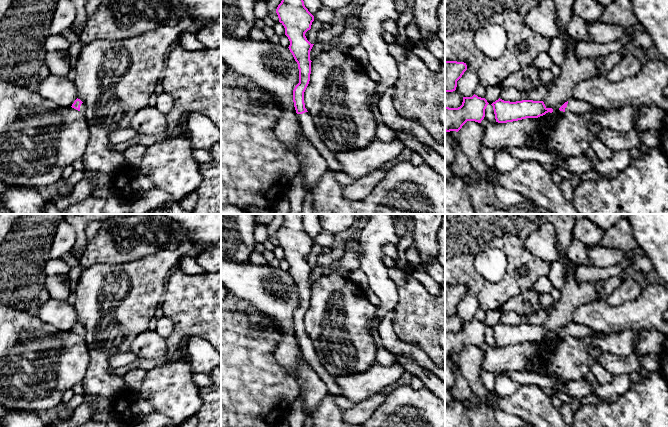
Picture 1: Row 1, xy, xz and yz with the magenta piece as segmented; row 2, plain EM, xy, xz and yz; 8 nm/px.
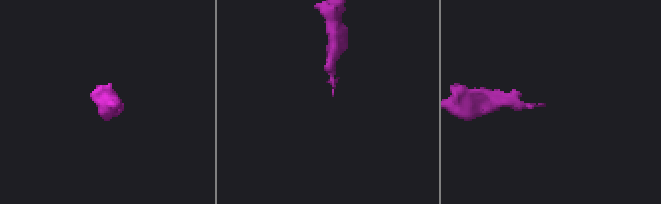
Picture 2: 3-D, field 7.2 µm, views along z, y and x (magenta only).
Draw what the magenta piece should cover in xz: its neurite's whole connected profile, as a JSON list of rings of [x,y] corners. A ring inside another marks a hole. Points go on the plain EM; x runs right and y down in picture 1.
[[[283,214],[283,216],[284,220],[276,233],[276,237],[279,246],[285,252],[285,259],[290,265],[288,272],[299,293],[299,307],[293,314],[294,331],[305,361],[326,384],[329,394],[339,396],[341,389],[336,383],[336,377],[321,364],[313,342],[305,332],[304,327],[304,316],[309,308],[311,298],[310,275],[314,269],[307,264],[305,257],[311,253],[314,240],[304,229],[304,214]]]

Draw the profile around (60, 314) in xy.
[[[52,298],[40,305],[37,316],[43,323],[55,327],[59,332],[71,331],[78,322],[74,306],[67,301]]]

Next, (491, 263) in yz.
[[[488,248],[480,252],[475,260],[476,271],[491,283],[499,282],[507,273],[508,259],[499,248]]]

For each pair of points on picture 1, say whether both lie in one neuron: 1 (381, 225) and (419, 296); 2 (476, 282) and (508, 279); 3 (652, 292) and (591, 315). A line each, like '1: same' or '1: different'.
1: different
2: same
3: same

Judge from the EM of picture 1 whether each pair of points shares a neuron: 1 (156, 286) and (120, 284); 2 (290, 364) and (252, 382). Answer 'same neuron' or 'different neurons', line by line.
1: same neuron
2: different neurons

